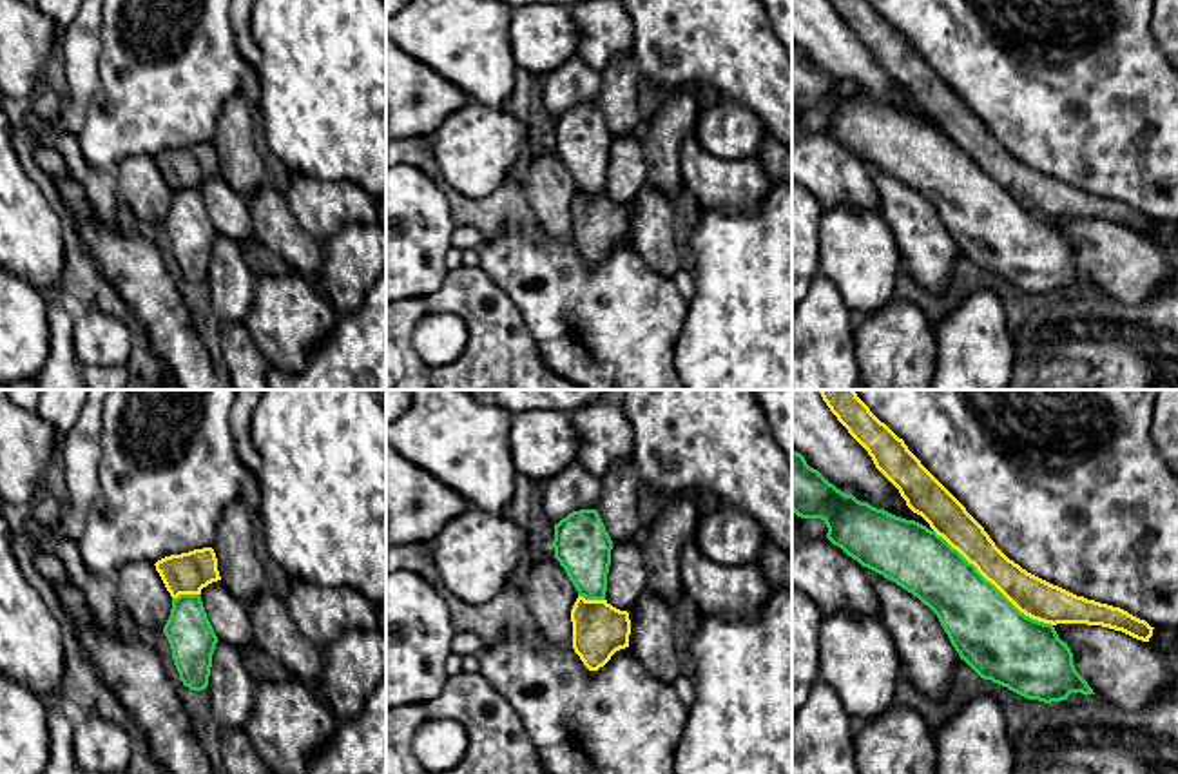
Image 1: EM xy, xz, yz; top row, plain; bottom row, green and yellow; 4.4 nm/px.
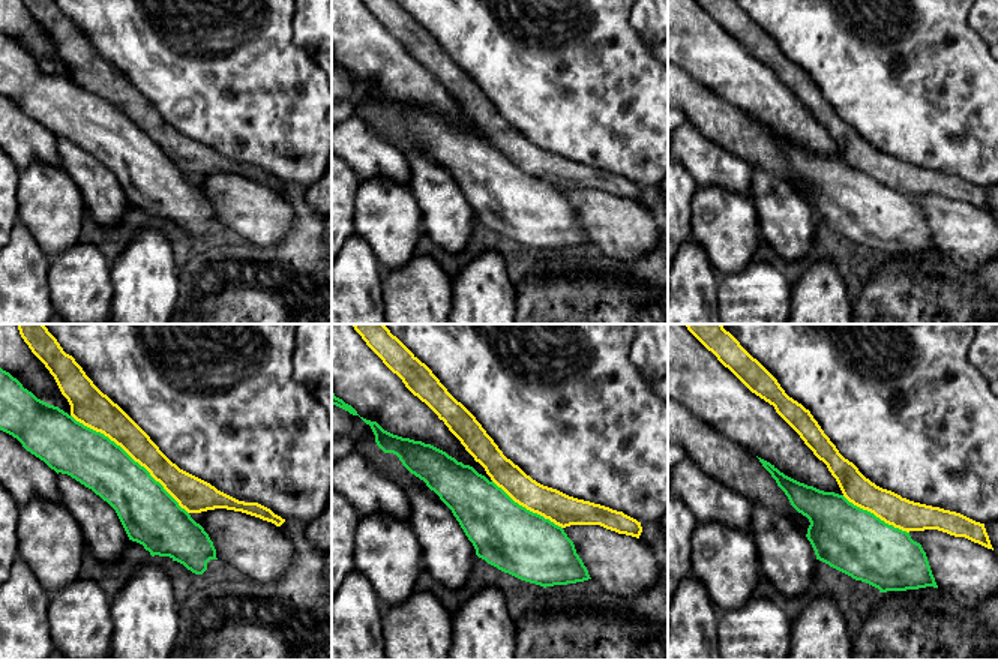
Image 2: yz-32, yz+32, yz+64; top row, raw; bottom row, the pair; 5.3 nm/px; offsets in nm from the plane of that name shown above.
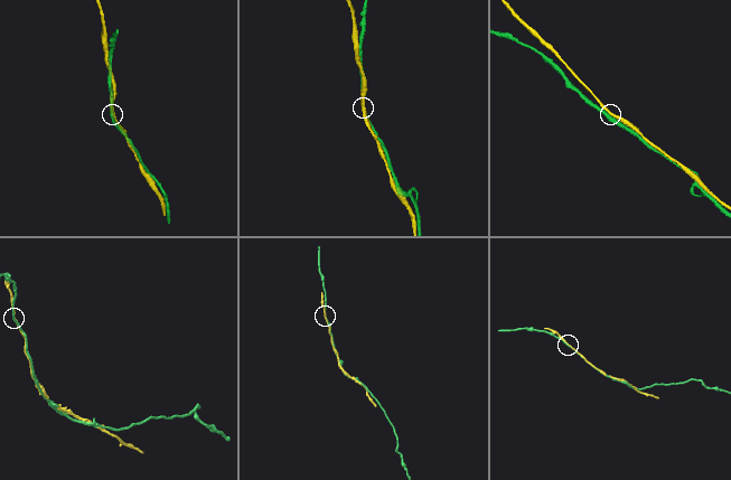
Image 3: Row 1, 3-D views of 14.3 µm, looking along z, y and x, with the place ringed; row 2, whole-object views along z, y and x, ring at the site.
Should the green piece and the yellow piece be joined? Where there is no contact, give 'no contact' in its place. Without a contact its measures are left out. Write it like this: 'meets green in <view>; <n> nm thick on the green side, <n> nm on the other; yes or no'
meets green in yz; 320 nm thick on the green side, 180 nm on the other; no

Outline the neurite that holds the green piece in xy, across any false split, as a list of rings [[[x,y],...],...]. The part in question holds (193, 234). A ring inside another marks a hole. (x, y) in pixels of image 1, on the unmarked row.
[[[179,189],[172,192],[163,227],[183,279],[190,285],[207,283],[217,230],[207,212],[201,190]]]

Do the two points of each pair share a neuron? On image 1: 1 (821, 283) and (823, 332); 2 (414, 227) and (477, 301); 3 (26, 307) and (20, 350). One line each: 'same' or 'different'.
1: same
2: different
3: same

